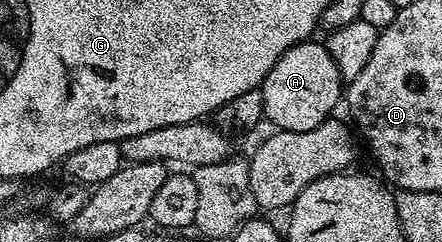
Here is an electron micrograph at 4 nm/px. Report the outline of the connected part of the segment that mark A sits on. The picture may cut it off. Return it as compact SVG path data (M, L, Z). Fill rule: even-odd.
M308 40L299 42L289 48L273 64L273 68L265 76L262 84L262 113L272 122L275 130L289 132L309 132L309 128L317 128L317 124L327 121L336 113L335 105L340 105L345 94L345 83L333 56L329 56L326 45L322 41Z

